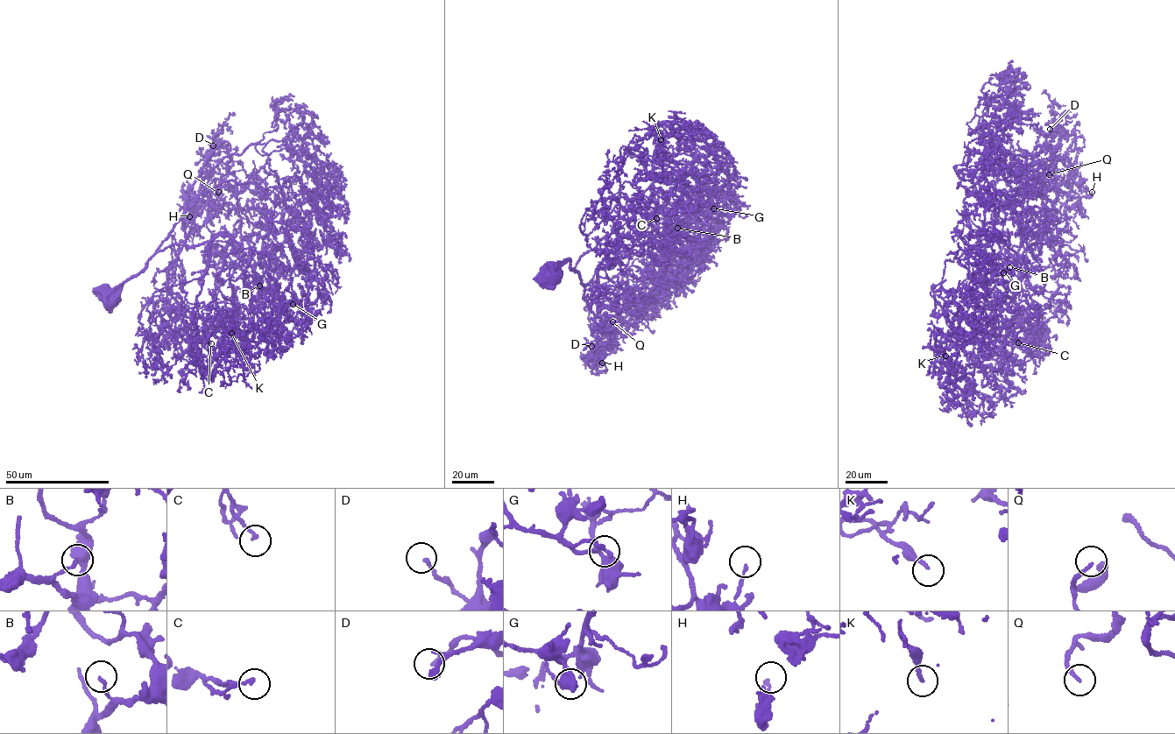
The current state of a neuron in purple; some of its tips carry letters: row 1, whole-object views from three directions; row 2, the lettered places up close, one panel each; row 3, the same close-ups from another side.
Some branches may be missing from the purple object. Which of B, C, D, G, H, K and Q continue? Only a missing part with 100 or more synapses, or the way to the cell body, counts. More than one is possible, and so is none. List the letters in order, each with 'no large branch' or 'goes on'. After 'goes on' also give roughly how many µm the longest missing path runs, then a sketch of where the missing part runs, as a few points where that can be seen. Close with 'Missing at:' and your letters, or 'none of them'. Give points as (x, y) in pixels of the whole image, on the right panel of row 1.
B: no large branch
C: no large branch
D: no large branch
G: no large branch
H: no large branch
K: goes on; missing 45 µm; course (945, 356), (952, 364), (956, 356), (965, 352), (967, 356), (971, 355), (970, 346), (978, 344), (985, 350)
Q: no large branch
Missing at: K

